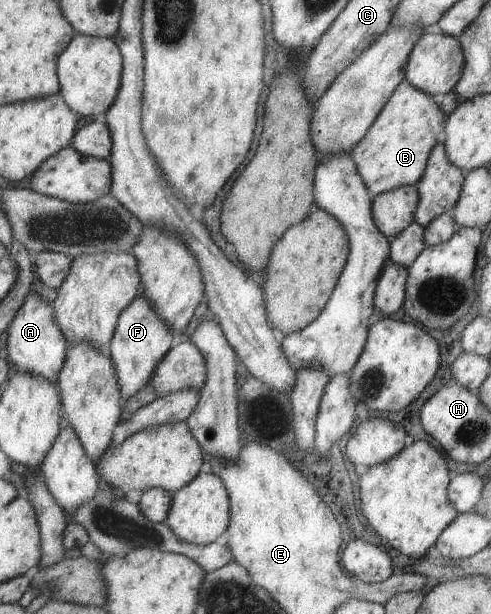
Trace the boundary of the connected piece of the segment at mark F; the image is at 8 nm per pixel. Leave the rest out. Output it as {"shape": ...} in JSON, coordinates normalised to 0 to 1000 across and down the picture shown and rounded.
{"shape":[[[285,474],[265,490],[265,497],[257,497],[257,503],[248,503],[248,510],[240,513],[232,546],[224,552],[224,591],[232,598],[232,614],[240,624],[248,656],[271,650],[279,638],[299,630],[322,588],[342,575],[356,557],[350,539],[342,539],[342,529],[318,513],[310,497]]]}

